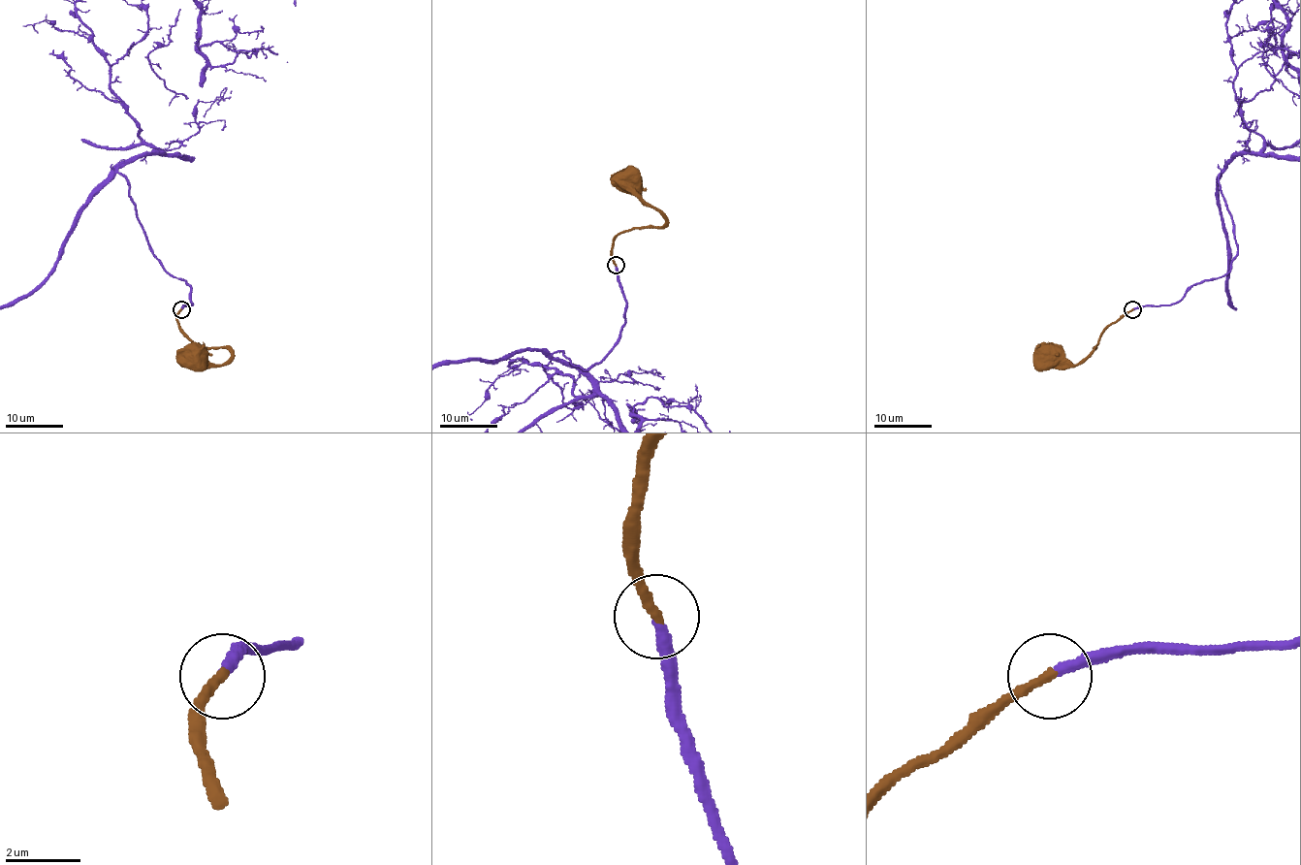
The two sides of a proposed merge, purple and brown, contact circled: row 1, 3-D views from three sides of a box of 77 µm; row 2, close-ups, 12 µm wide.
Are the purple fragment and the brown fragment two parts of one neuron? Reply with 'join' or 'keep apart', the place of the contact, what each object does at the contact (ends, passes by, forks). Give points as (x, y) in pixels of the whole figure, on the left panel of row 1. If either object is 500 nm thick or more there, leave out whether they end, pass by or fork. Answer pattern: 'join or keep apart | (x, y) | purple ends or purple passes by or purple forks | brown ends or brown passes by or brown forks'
join | (181, 309) | purple ends | brown ends

